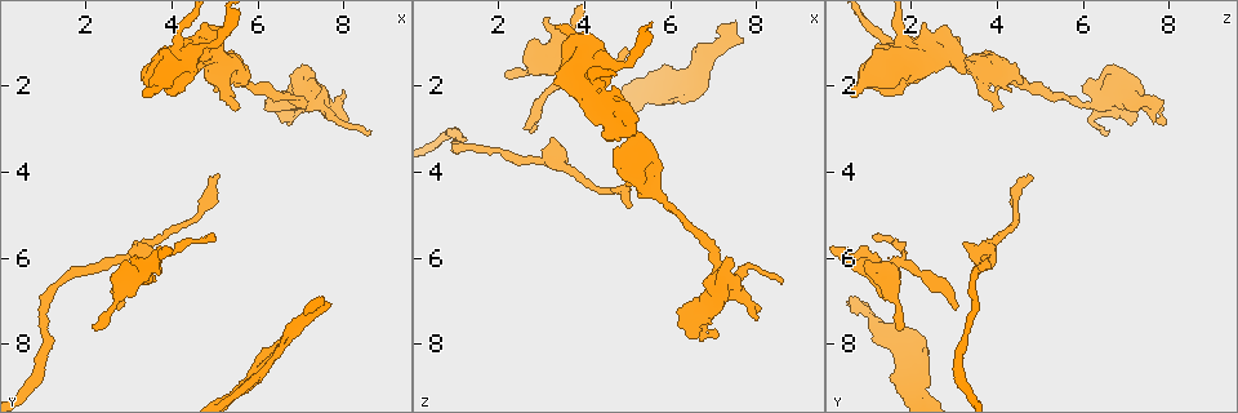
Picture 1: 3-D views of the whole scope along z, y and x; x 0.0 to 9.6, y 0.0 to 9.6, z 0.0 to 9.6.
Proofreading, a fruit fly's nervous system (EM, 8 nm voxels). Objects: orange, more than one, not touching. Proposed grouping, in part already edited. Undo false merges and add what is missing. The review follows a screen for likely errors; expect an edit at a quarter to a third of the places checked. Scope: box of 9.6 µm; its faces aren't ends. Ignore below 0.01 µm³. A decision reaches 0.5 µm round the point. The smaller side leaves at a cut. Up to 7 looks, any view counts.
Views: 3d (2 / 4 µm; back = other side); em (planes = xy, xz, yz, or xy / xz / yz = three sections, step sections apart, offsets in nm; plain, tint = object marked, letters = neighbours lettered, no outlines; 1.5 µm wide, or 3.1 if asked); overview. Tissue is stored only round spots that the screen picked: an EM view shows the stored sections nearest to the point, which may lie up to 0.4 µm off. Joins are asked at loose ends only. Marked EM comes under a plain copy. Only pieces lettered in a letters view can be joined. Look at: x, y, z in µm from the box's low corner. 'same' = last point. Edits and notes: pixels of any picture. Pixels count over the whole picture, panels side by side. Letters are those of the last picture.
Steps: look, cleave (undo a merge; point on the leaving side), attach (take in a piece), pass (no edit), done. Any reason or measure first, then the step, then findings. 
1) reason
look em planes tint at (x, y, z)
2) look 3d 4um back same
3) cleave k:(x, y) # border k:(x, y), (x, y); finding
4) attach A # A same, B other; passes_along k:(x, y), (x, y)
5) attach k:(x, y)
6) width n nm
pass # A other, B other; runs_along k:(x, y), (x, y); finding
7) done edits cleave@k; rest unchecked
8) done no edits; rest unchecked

thick turns thin
look 3d 4um at (3.65, 5.60, 4.00)

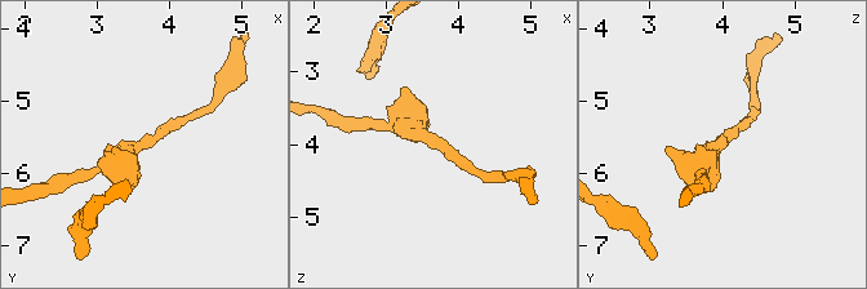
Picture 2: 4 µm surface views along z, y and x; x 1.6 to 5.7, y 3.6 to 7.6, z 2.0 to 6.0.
look em yz step 8 letters at (3.65, 5.60, 4.00)

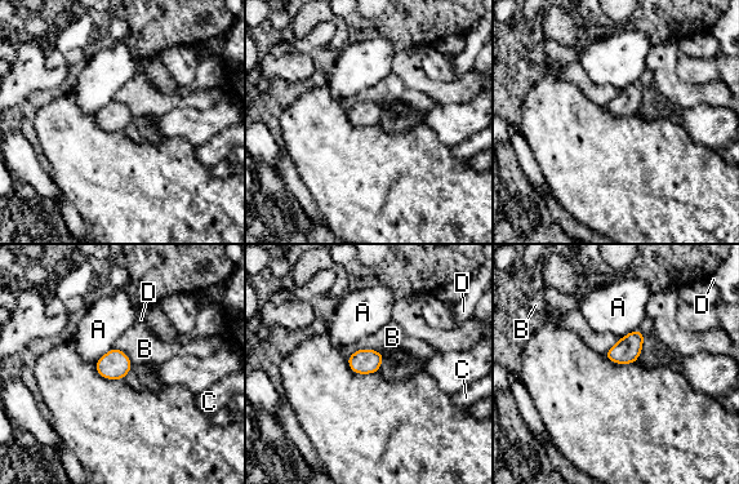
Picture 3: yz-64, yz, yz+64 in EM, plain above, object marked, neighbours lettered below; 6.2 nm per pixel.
pass # A other, B other, C other, D other; border 3:(383, 354), (357, 349), (347, 358); all the same neuron

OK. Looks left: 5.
three-way junction
look em xy step 8 tint at (6.20, 8.45, 2.10)

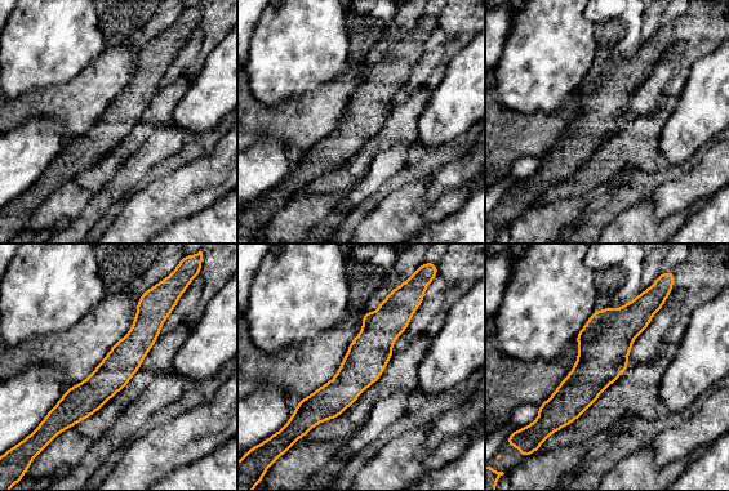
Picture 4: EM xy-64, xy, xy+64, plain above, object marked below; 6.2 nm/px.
look em xy step 8 letters same

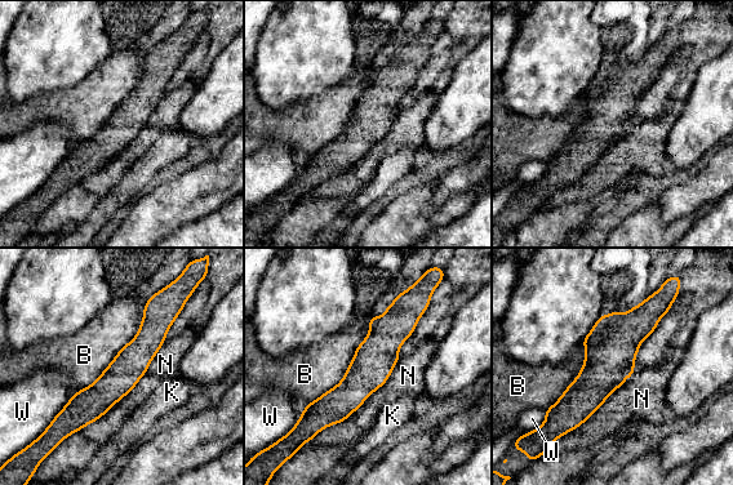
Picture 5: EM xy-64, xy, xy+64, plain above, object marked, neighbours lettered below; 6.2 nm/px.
pass # B other, K other, N other, W other; border 5:(371, 315), (343, 377), (306, 405); continuous, no second neuron

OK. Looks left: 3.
look 3d 4um at (8.15, 2.85, 7.15)

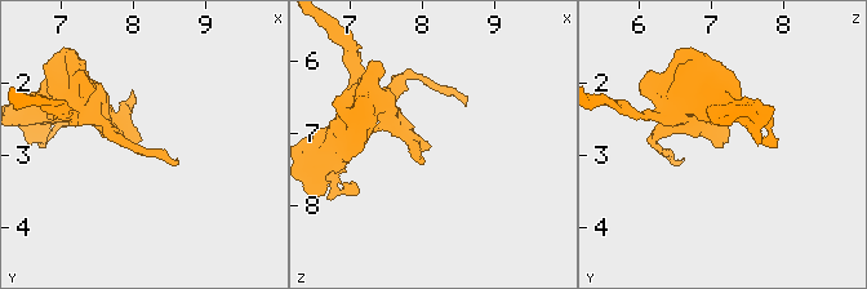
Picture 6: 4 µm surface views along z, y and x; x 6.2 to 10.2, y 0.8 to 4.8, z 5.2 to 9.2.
need the tissue
look em yz step 8 tint at (8.10, 2.80, 7.20)

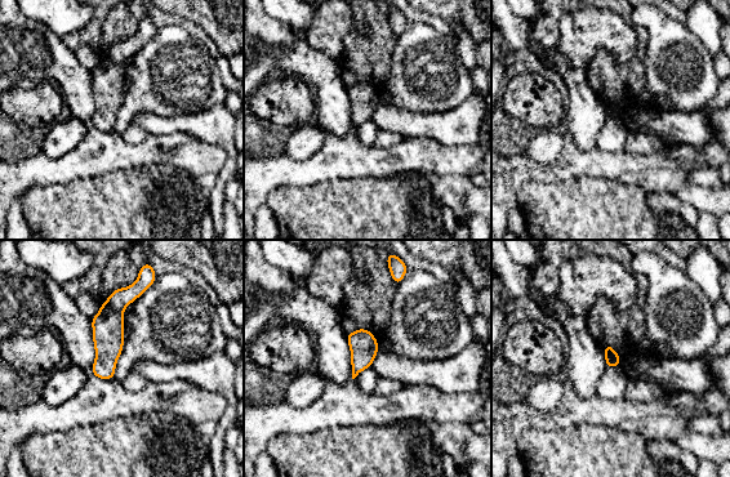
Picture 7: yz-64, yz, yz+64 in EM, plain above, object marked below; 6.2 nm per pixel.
cut it another way
look em planes letters same

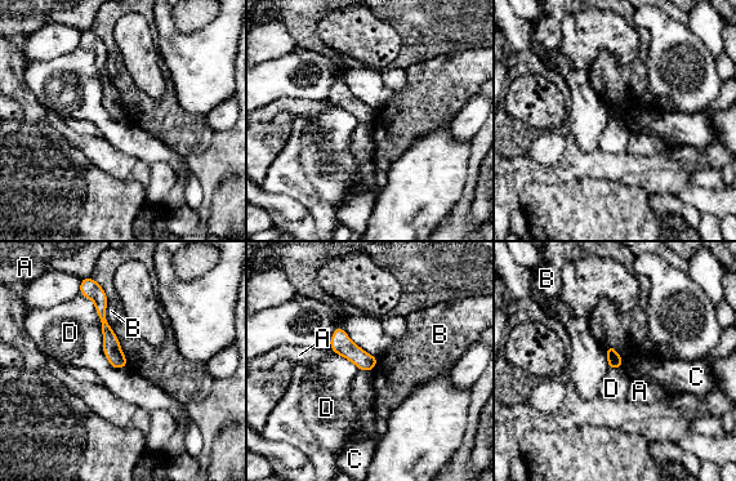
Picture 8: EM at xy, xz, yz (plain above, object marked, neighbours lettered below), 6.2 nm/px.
pass # A other, B other, C other, D other; border 8:(107, 304), (105, 316), (115, 334); none of them fits

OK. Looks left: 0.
done no edits; rest unchecked

